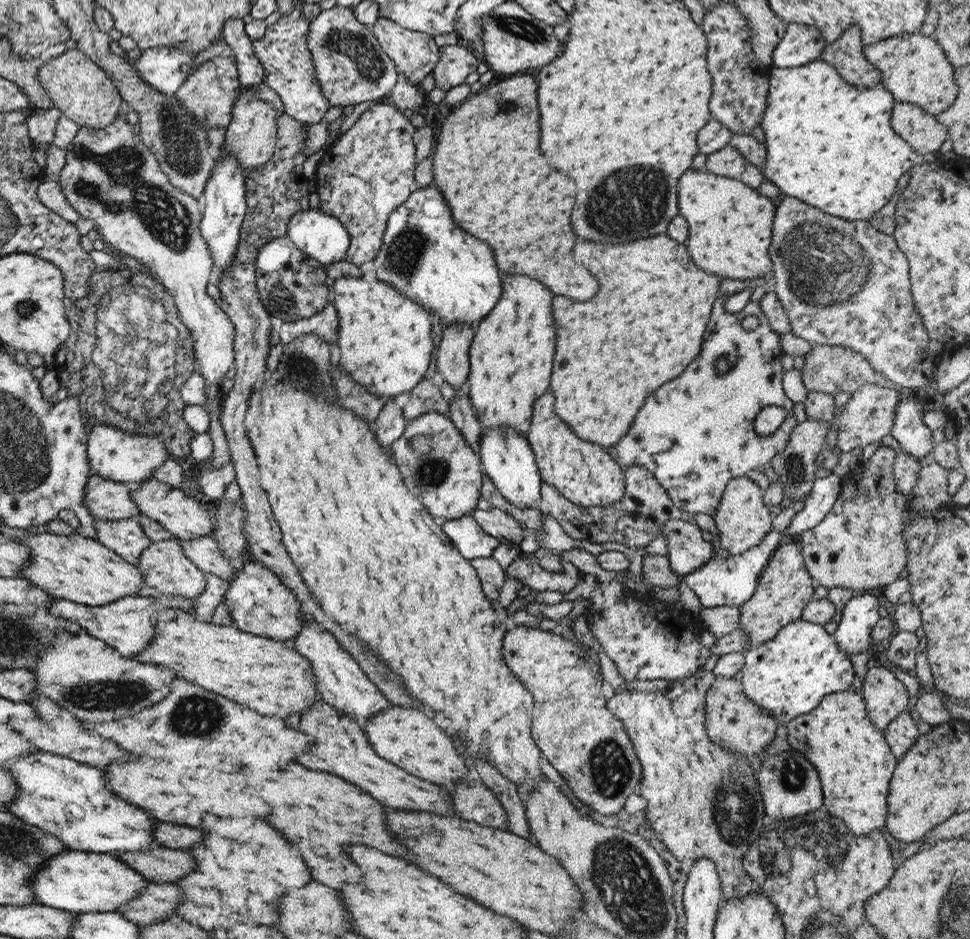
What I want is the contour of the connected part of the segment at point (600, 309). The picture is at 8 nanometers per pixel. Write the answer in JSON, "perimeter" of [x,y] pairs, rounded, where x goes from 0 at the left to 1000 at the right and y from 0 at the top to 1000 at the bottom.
{"perimeter":[[[686,249],[636,262],[605,260],[603,256],[597,256],[589,271],[591,275],[607,277],[603,285],[615,296],[618,309],[605,322],[589,322],[580,315],[568,319],[572,379],[566,417],[572,424],[572,441],[593,464],[626,479],[646,460],[659,438],[655,435],[659,435],[677,411],[700,400],[714,379],[719,379],[743,296],[721,290],[712,277],[708,277],[706,262],[694,258]]]}

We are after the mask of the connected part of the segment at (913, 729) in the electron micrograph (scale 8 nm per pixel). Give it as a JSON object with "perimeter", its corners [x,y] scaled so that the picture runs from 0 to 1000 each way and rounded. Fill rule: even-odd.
{"perimeter":[[[935,757],[923,763],[912,773],[909,782],[924,810],[929,809],[929,805],[937,799],[938,794],[948,783],[945,780],[945,771],[941,769],[941,765],[939,765],[939,761]]]}

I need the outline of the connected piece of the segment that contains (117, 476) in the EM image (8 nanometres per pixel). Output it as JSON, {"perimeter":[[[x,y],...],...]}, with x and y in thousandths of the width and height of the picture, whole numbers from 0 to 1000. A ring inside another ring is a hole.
{"perimeter":[[[97,453],[94,456],[88,472],[88,486],[90,496],[96,506],[100,505],[106,511],[116,511],[119,514],[134,518],[152,512],[156,509],[156,502],[164,497],[170,489],[175,488],[170,473],[164,469],[164,462],[139,464],[138,461],[127,460],[110,453]]]}

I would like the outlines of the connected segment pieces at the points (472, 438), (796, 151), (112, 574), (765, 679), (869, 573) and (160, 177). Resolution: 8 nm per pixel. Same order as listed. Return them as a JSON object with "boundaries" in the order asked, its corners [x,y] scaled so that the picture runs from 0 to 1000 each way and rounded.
{"boundaries":[[[[469,414],[469,420],[462,431],[461,442],[469,456],[473,458],[473,462],[477,464],[479,473],[492,485],[494,481],[494,466],[496,466],[496,460],[499,460],[499,458],[490,445],[490,437],[485,430],[479,414]]],[[[844,62],[819,72],[794,71],[791,82],[793,93],[784,132],[789,149],[789,173],[785,183],[805,202],[805,207],[822,211],[844,226],[873,236],[895,234],[914,217],[933,181],[965,169],[965,165],[960,163],[949,166],[939,161],[927,145],[919,141],[916,119],[922,105],[919,106],[920,100],[908,96],[906,89],[896,96],[877,94],[869,89],[857,69]]],[[[34,563],[22,573],[11,573],[29,587],[30,595],[20,606],[20,614],[30,618],[57,638],[99,646],[112,643],[127,635],[137,634],[147,623],[145,611],[137,601],[104,583],[104,579],[94,572],[84,572],[78,568],[51,569],[43,563]]],[[[819,660],[796,677],[767,696],[763,712],[766,739],[791,756],[801,771],[811,771],[820,763],[832,760],[853,739],[876,733],[879,712],[875,699],[867,694],[859,677],[849,673],[846,666]]],[[[921,471],[905,473],[896,492],[887,494],[876,505],[868,508],[866,523],[855,546],[836,564],[828,565],[824,572],[825,590],[838,620],[851,626],[877,626],[881,632],[887,628],[912,625],[925,617],[926,609],[934,605],[933,577],[929,564],[934,560],[929,552],[934,550],[936,526],[927,525],[922,518],[919,497],[927,481]]],[[[131,119],[121,121],[114,132],[110,132],[110,135],[102,136],[102,138],[94,138],[94,136],[88,136],[88,134],[81,135],[75,149],[73,149],[73,152],[70,153],[66,160],[67,174],[65,174],[63,182],[61,182],[61,187],[57,187],[57,192],[61,198],[63,198],[63,207],[67,209],[67,213],[69,213],[71,219],[81,228],[81,231],[96,234],[97,241],[102,245],[102,251],[105,252],[106,258],[112,266],[119,268],[123,267],[130,273],[139,275],[144,281],[151,282],[151,290],[157,292],[158,296],[160,296],[164,302],[168,302],[168,306],[176,312],[178,323],[180,323],[180,327],[182,327],[185,340],[187,340],[187,344],[191,345],[191,348],[193,348],[195,355],[197,355],[197,361],[199,361],[199,383],[203,383],[205,389],[203,396],[207,397],[209,409],[227,409],[232,397],[240,389],[241,384],[241,375],[239,373],[241,347],[238,341],[234,339],[232,332],[226,328],[225,322],[221,321],[220,317],[211,311],[212,301],[219,297],[218,282],[220,282],[220,279],[218,279],[218,275],[215,275],[213,260],[211,260],[211,256],[207,253],[207,247],[205,247],[205,234],[207,234],[208,226],[207,214],[201,213],[201,211],[193,209],[193,207],[189,207],[189,204],[185,204],[180,198],[174,196],[174,192],[172,187],[166,183],[161,168],[144,151],[143,147],[141,147],[141,143],[137,142],[137,133],[131,130],[130,120]]]]}

